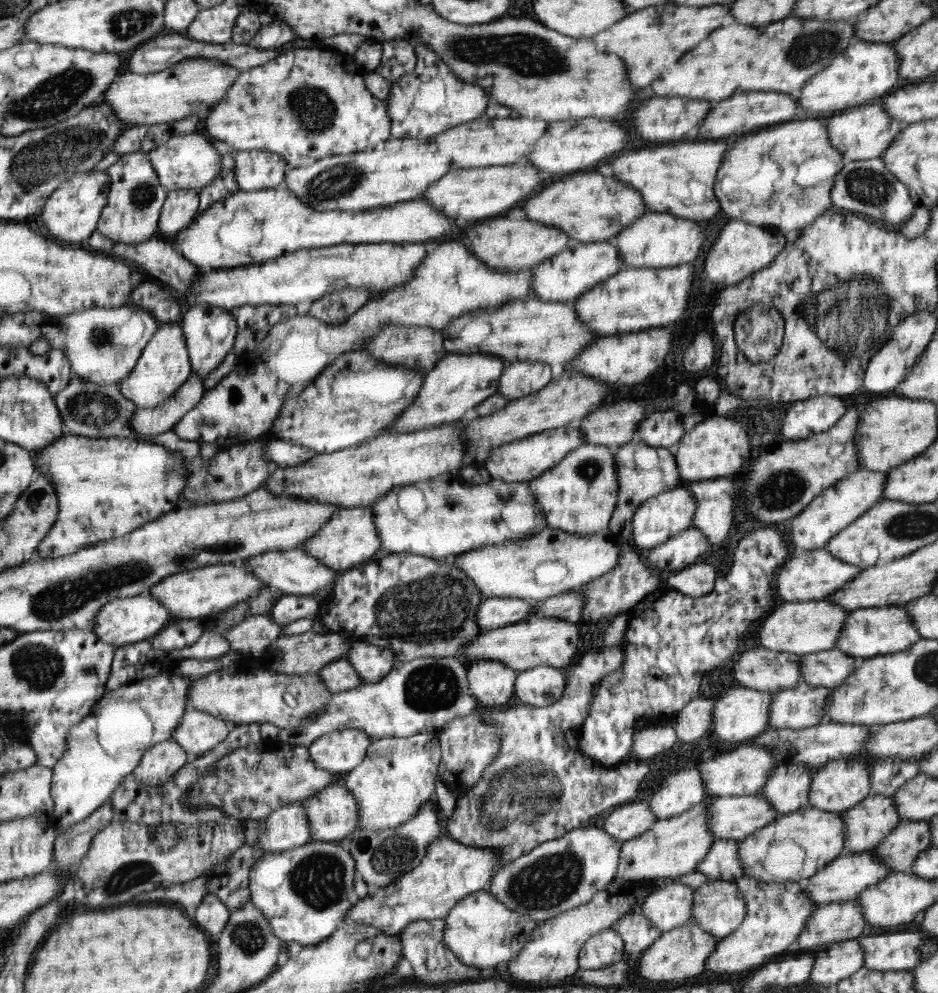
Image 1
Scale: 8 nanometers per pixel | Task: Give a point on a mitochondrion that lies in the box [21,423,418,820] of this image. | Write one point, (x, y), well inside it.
(60, 599)

